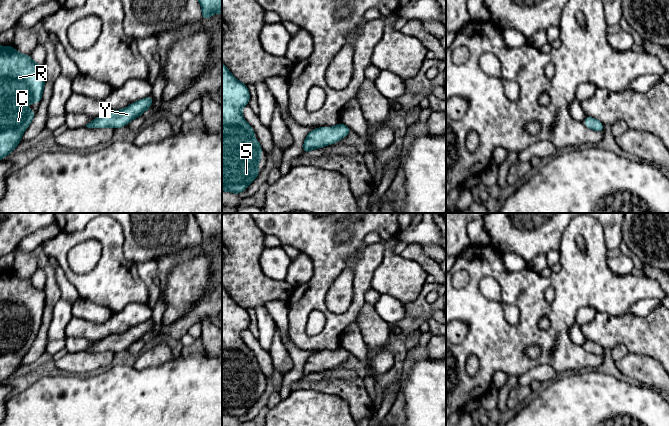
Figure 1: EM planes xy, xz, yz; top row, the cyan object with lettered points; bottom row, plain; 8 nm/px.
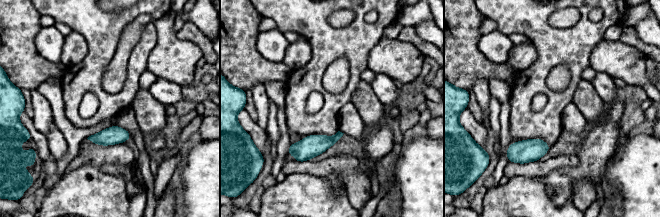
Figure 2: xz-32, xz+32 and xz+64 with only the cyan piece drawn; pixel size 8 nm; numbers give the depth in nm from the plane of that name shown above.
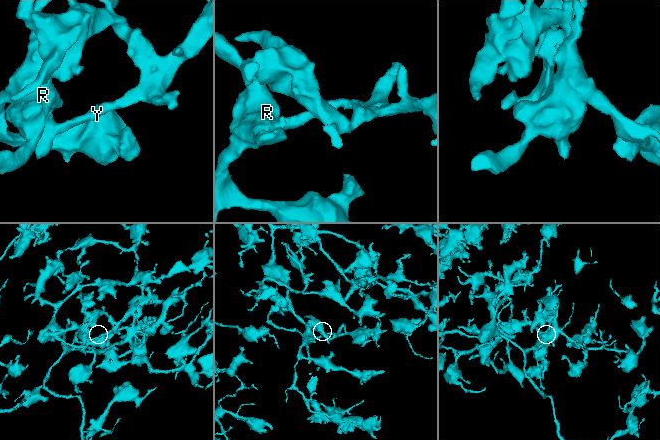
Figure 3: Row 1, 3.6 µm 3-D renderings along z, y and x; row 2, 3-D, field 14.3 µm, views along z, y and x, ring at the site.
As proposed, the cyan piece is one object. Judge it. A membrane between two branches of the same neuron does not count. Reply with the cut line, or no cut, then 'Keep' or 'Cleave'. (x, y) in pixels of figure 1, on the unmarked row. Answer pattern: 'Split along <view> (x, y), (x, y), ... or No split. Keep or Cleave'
No split. Keep

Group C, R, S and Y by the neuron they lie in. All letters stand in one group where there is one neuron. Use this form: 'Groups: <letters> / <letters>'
Groups: C R S Y

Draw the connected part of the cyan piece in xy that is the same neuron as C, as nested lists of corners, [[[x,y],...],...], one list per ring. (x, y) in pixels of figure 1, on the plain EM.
[[[0,270],[0,385],[21,366],[21,360],[32,346],[36,335],[23,332],[23,328],[40,327],[46,304],[45,292],[36,288],[31,280],[18,277],[13,270]]]

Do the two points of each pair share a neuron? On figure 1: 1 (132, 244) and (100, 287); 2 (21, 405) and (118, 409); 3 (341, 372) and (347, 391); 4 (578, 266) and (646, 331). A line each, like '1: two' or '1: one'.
1: two
2: one
3: two
4: two

